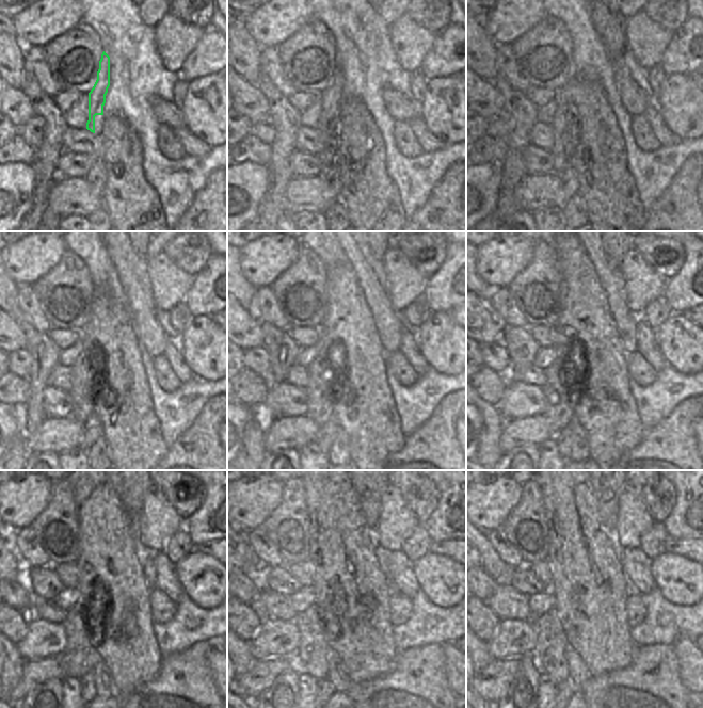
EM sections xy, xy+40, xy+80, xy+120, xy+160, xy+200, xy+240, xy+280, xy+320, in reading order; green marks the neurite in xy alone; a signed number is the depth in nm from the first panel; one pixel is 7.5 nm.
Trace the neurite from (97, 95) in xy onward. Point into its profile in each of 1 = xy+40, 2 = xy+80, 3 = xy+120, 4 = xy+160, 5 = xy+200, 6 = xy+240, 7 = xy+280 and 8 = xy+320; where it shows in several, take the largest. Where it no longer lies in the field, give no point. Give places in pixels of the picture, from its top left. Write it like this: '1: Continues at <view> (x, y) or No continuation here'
1: Continues at xy+40 (331, 97)
2: Continues at xy+80 (563, 147)
3: Continues at xy+120 (81, 379)
4: Continues at xy+160 (320, 411)
5: Continues at xy+200 (558, 414)
6: Continues at xy+240 (79, 657)
7: Continues at xy+280 (310, 657)
8: Continues at xy+320 (550, 652).

